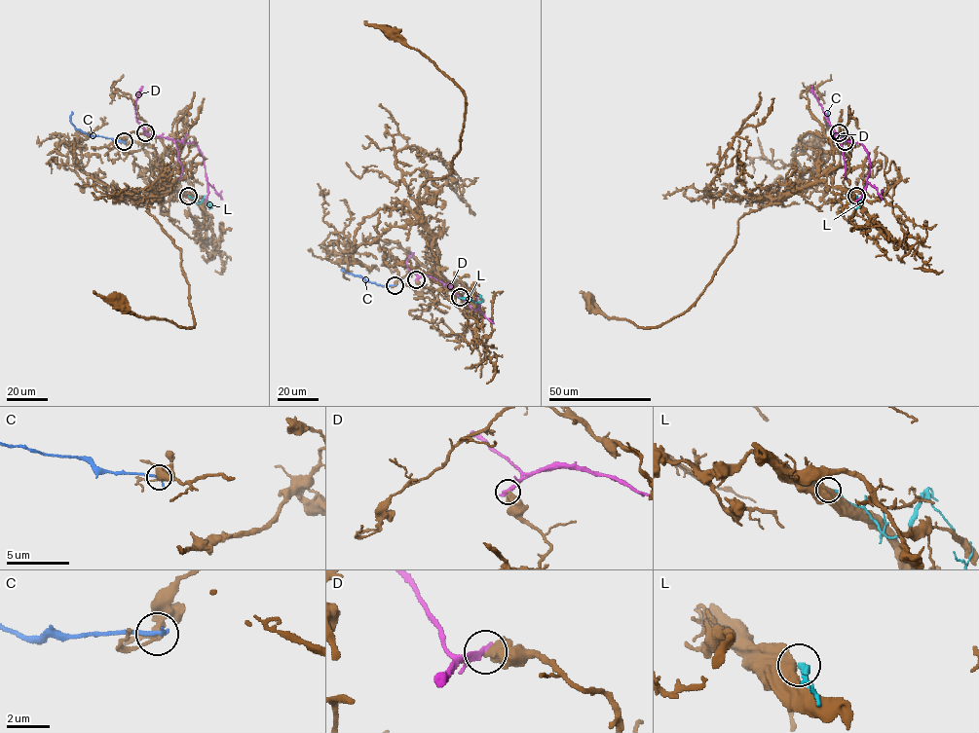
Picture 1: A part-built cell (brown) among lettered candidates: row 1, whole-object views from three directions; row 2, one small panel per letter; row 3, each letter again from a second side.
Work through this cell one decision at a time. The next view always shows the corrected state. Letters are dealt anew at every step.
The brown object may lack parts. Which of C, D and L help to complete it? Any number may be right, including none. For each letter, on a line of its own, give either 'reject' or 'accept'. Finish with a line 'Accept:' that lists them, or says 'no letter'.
C: reject
D: reject
L: reject
Accept: no letter

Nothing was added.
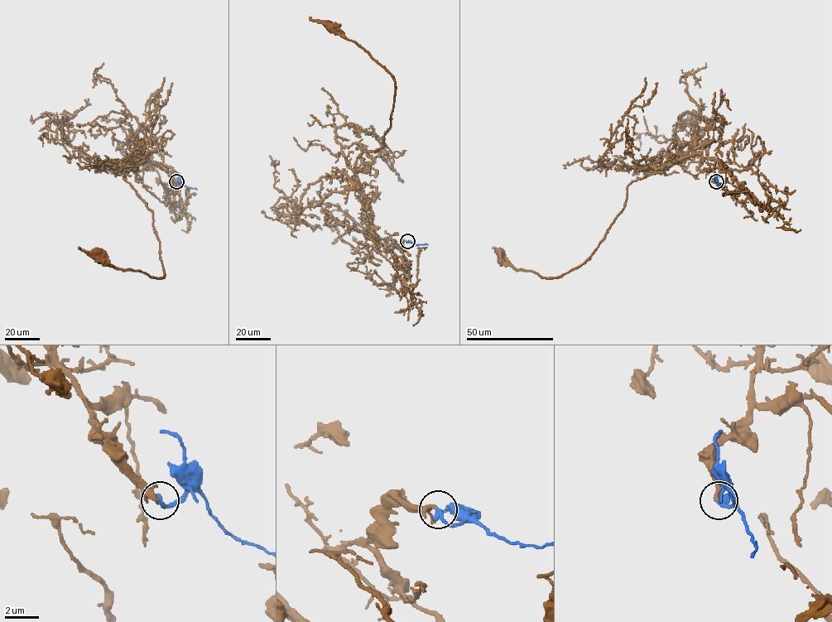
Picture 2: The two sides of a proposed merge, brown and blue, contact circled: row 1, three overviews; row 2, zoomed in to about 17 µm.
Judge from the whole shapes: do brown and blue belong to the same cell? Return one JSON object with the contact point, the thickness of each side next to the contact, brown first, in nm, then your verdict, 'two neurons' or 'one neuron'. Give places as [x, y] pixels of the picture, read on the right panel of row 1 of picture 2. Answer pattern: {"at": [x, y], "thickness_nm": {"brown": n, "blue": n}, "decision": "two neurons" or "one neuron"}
{"at": [716, 181], "thickness_nm": {"brown": 240, "blue": 380}, "decision": "one neuron"}

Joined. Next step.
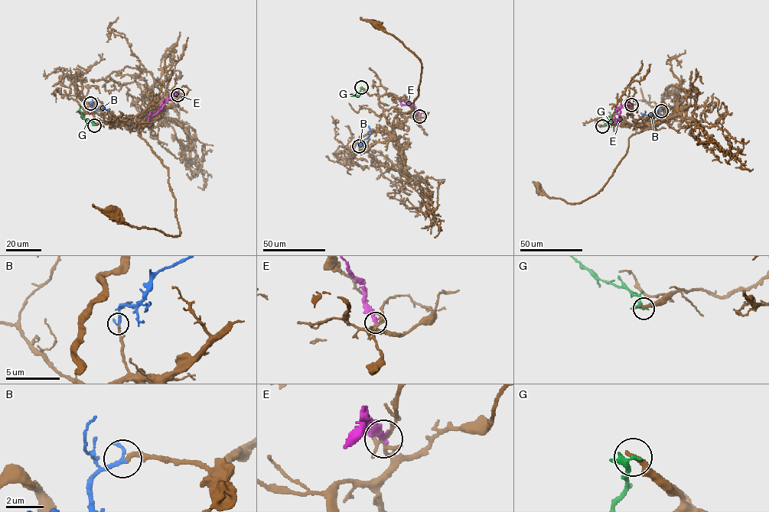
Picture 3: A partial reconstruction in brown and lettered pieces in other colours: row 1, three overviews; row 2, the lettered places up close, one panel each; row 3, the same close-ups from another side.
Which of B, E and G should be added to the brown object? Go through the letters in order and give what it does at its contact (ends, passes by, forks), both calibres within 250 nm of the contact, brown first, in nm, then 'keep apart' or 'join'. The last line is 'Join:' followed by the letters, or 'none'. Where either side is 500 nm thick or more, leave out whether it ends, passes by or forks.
B: it ends; calibres 240 and 280 nm; join
E: it ends; calibres 200 and 280 nm; keep apart
G: it ends; calibres 280 and 340 nm; keep apart
Join: B

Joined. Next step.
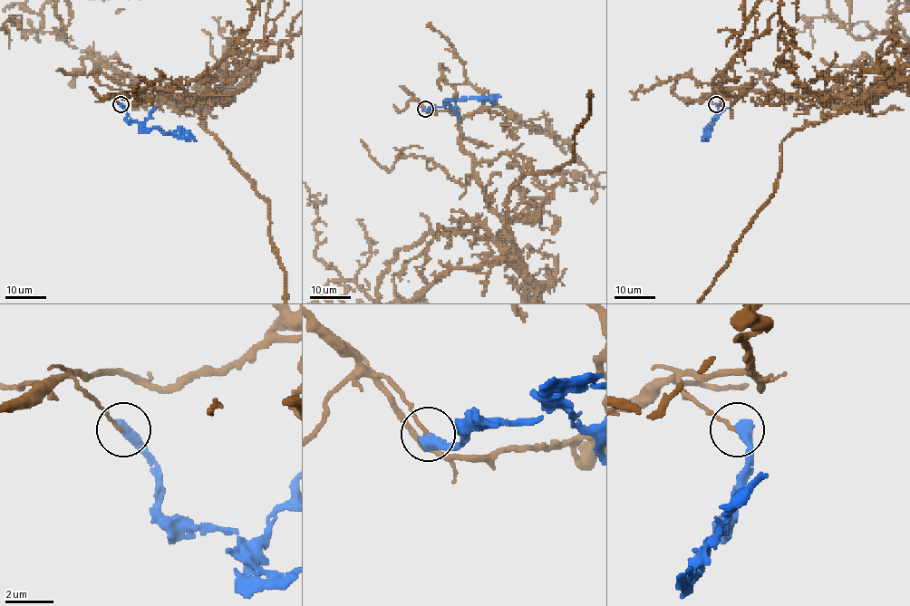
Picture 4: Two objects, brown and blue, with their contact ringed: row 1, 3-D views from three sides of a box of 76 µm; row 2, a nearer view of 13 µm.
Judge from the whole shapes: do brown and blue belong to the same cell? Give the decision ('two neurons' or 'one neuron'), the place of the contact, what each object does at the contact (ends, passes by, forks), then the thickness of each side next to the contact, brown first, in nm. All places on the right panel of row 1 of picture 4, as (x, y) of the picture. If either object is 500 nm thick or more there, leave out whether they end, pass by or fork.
two neurons; at (716, 104); 120 nm thick on the brown side, 550 nm on the other

